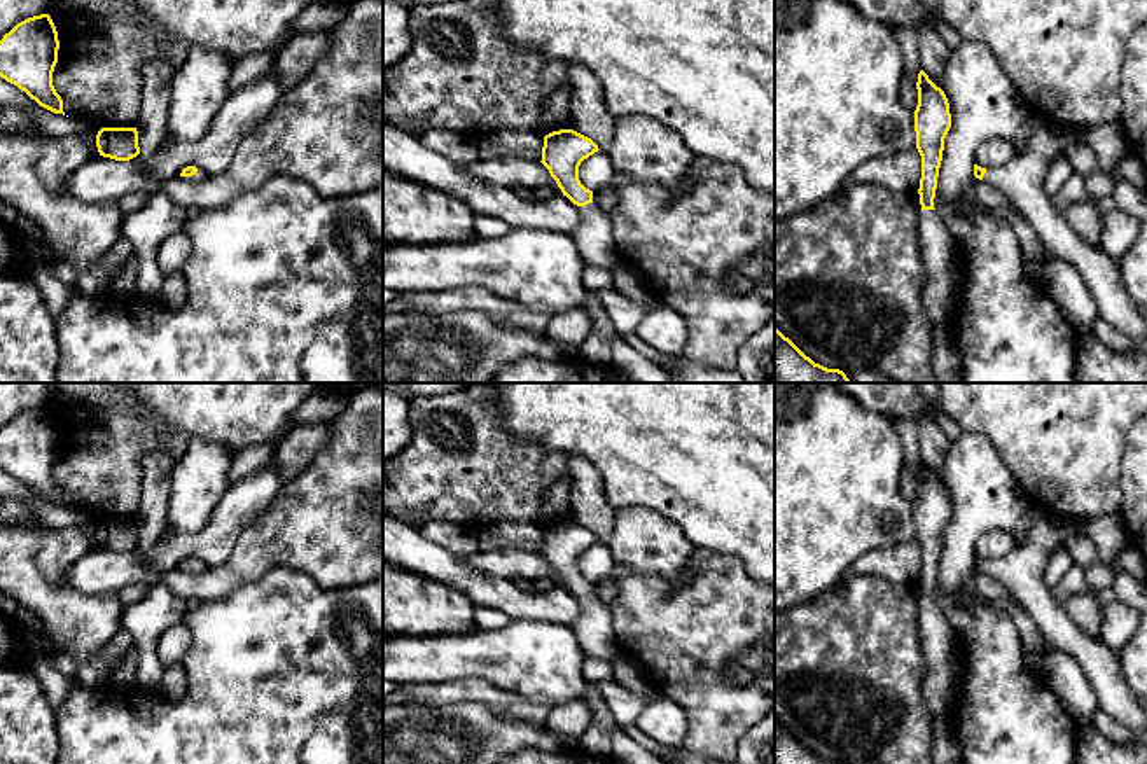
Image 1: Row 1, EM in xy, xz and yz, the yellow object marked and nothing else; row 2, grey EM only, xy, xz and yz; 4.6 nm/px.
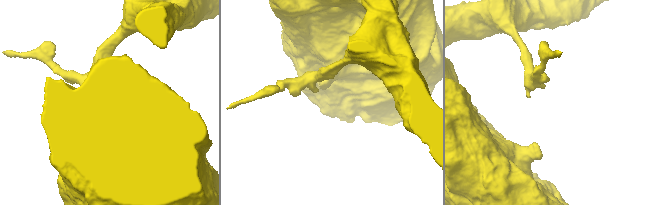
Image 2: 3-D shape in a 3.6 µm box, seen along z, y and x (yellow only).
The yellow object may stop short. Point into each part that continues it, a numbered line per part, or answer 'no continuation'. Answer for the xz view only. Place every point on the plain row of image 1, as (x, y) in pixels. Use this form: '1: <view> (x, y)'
1: xz (593, 628)

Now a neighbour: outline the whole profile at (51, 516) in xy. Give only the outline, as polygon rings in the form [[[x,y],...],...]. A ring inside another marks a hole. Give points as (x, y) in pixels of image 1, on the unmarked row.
[[[0,469],[0,498],[16,498],[26,504],[40,519],[45,528],[72,528],[82,526],[89,535],[89,547],[98,549],[96,524],[91,523],[86,512],[79,509],[66,509],[63,505],[54,505],[40,498],[17,477],[7,474]]]

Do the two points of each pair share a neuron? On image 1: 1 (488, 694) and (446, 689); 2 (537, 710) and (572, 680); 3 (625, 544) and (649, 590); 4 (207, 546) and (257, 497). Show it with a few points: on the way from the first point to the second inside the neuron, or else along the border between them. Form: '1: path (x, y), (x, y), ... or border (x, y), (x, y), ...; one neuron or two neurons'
1: path (478, 691), (457, 691); one neuron
2: border (506, 687), (553, 707); two neurons
3: border (632, 574), (656, 574), (675, 586), (682, 584); two neurons
4: path (219, 534), (245, 507); one neuron

